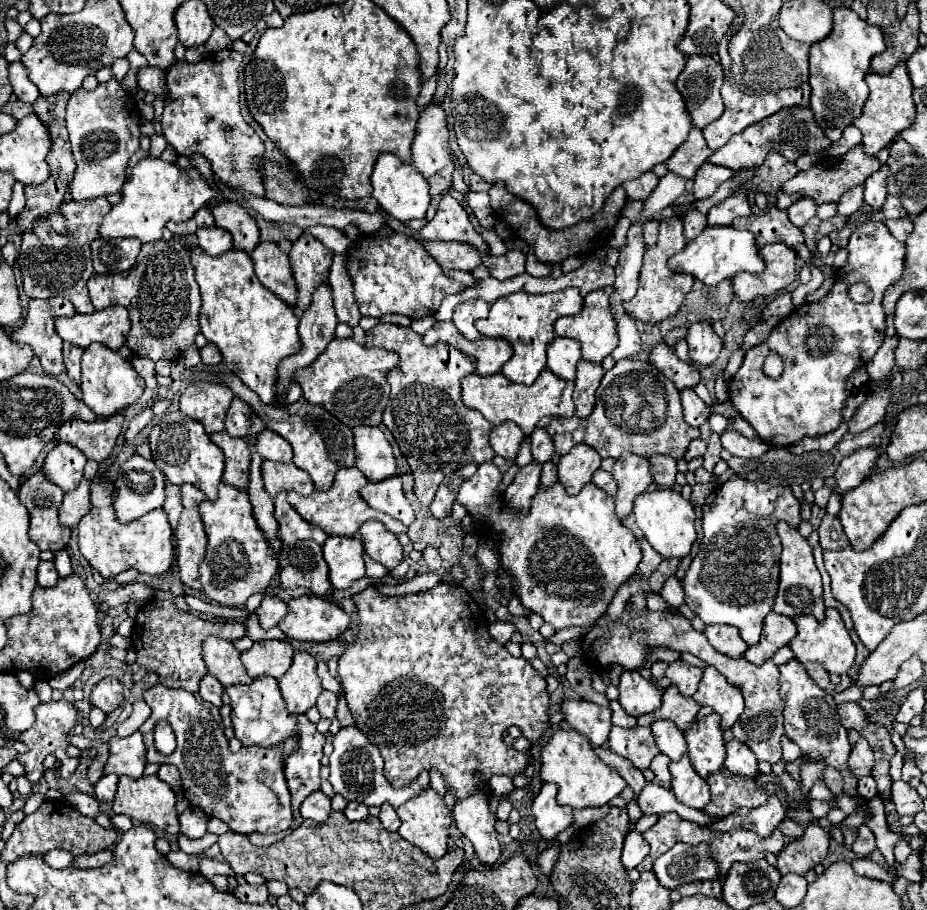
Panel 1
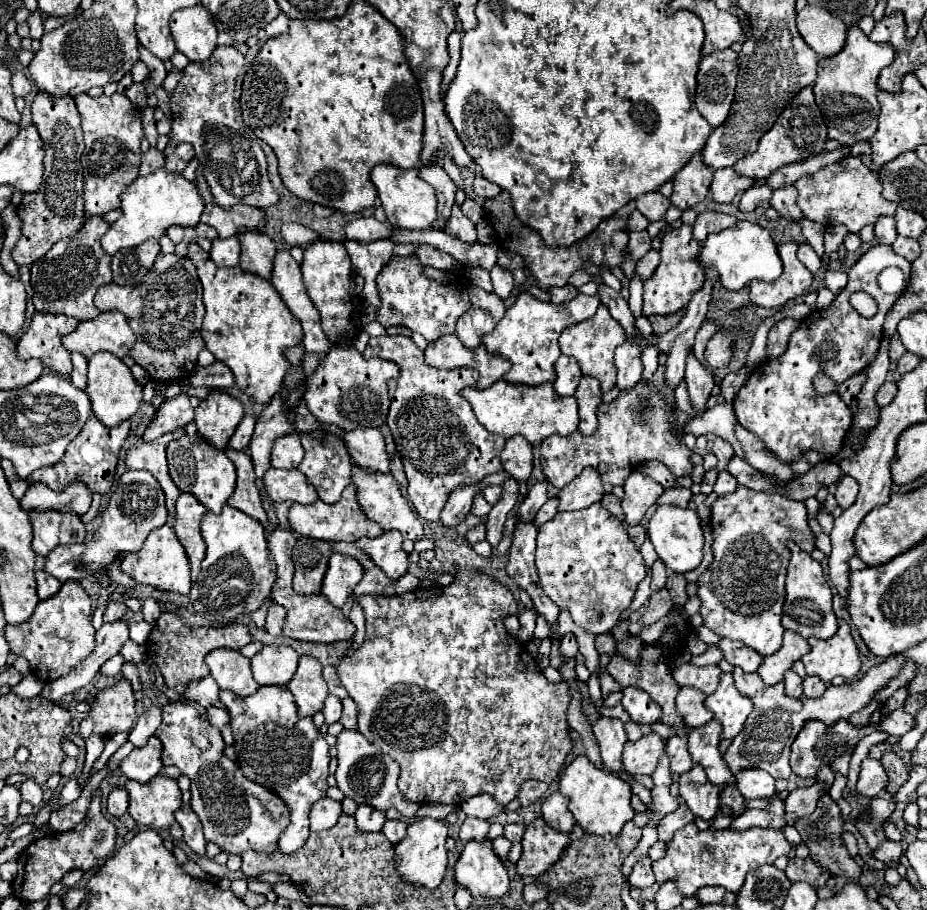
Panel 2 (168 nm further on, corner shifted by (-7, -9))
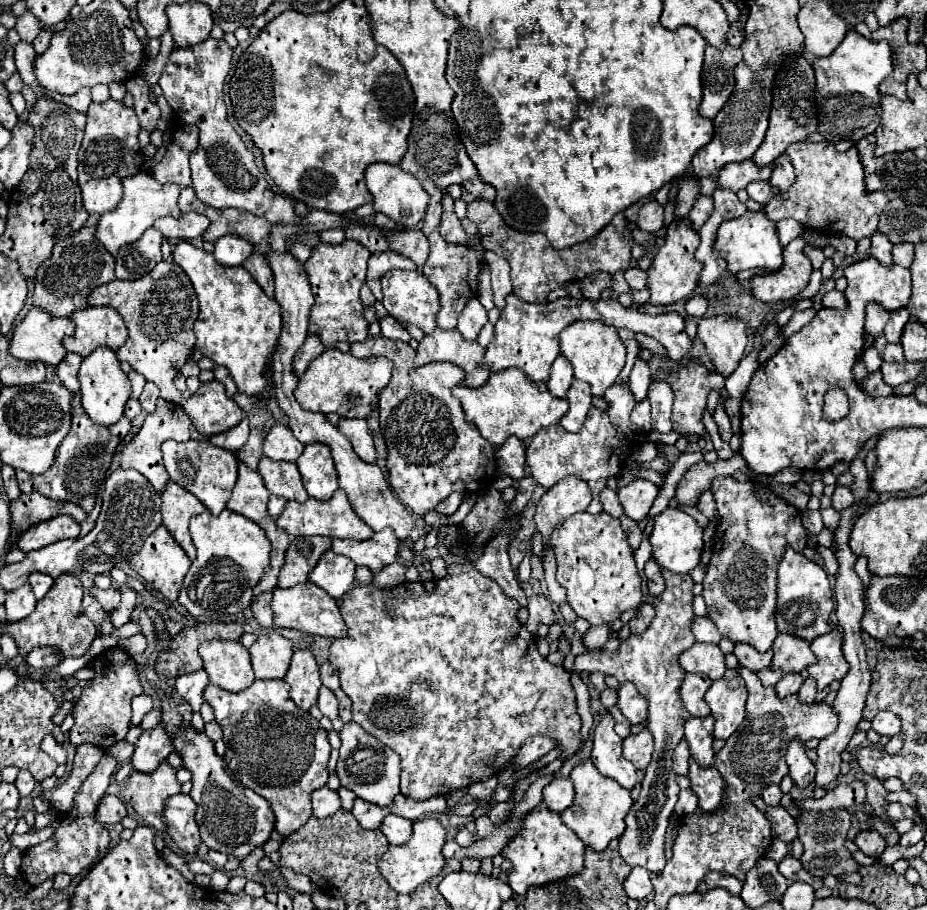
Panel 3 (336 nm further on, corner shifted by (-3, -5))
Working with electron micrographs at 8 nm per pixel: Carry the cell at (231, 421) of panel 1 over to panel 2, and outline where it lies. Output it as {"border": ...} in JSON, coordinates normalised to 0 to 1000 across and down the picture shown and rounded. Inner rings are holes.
{"border":[[[264,456],[264,458],[260,460],[258,469],[254,471],[251,480],[247,482],[247,491],[256,493],[256,496],[264,493],[264,491],[269,489],[271,480],[273,480],[273,469],[275,469],[275,458],[273,458],[273,456]]]}

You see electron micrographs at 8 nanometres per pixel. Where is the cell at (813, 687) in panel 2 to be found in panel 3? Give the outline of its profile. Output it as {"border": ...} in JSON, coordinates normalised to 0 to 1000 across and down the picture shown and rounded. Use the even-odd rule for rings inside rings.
{"border":[[[871,744],[868,751],[862,757],[862,768],[866,773],[877,773],[879,770],[879,762],[881,762],[881,753],[879,753],[879,748],[875,744]]]}

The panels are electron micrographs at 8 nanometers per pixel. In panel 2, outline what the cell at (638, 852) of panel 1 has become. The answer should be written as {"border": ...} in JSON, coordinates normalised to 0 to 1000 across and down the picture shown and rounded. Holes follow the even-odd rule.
{"border":[[[691,942],[683,953],[683,959],[679,964],[679,973],[689,975],[689,977],[698,977],[704,970],[707,970],[707,962],[704,962],[704,955],[702,955],[702,944]]]}

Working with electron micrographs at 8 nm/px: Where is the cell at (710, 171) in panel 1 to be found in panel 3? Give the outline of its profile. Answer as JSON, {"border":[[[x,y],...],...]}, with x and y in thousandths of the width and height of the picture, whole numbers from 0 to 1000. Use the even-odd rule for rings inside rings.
{"border":[[[810,175],[782,181],[773,192],[773,208],[786,208],[795,212],[797,208],[804,208],[810,199],[827,199],[832,195],[832,188],[832,184],[817,184]]]}

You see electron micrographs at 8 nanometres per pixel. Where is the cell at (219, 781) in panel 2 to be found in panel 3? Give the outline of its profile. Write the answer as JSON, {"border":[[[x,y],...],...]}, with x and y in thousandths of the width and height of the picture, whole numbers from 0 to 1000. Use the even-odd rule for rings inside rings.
{"border":[[[195,797],[191,805],[184,808],[189,827],[195,830],[197,843],[208,852],[206,878],[213,882],[210,902],[217,913],[217,924],[236,937],[251,942],[266,942],[273,933],[286,929],[297,909],[297,898],[290,880],[275,869],[260,865],[260,860],[243,845],[243,834],[232,827],[230,814],[221,803],[213,803],[206,797]]]}

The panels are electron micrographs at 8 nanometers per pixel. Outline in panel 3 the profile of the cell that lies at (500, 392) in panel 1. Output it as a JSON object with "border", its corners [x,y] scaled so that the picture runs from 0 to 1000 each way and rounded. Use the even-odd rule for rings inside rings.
{"border":[[[545,405],[540,410],[530,410],[528,419],[515,427],[504,423],[493,423],[489,427],[489,434],[497,441],[504,460],[510,463],[517,469],[519,478],[536,491],[543,489],[545,482],[551,478],[560,482],[571,482],[584,471],[603,467],[605,458],[614,449],[612,438],[597,436],[588,421],[573,419],[560,405]]]}

